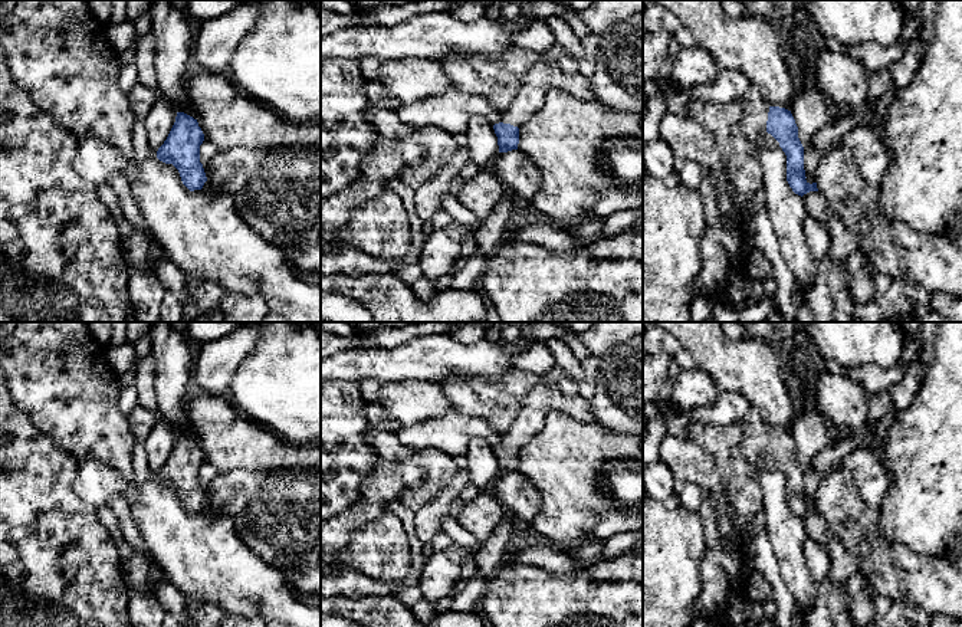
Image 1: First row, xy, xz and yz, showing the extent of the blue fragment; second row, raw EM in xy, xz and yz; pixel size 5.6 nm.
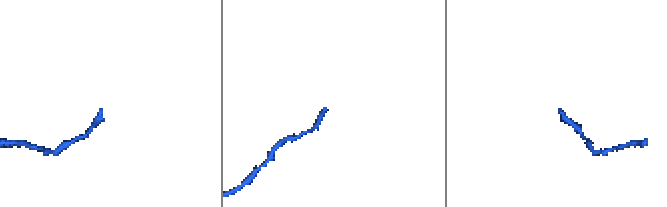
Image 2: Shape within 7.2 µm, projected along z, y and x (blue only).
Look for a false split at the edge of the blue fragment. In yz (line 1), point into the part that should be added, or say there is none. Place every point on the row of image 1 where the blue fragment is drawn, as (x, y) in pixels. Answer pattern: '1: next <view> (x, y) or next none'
1: next yz (755, 114)

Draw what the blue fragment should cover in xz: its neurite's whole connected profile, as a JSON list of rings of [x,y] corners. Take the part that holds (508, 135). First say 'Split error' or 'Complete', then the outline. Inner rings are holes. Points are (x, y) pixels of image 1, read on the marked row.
Split error. [[[541,59],[523,76],[509,106],[500,112],[500,122],[493,125],[499,152],[518,150],[519,127],[544,105],[544,98],[552,88],[562,89],[582,101],[595,101],[588,76],[564,72],[558,62],[549,63]]]

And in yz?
Split error. [[[749,86],[742,96],[743,116],[741,129],[758,151],[758,137],[765,137],[765,145],[781,148],[787,155],[787,181],[792,191],[804,196],[818,191],[817,183],[810,184],[804,170],[804,147],[798,138],[798,127],[791,111],[769,106],[756,86]]]

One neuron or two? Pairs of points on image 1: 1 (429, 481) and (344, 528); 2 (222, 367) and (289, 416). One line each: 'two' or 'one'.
1: one
2: two

